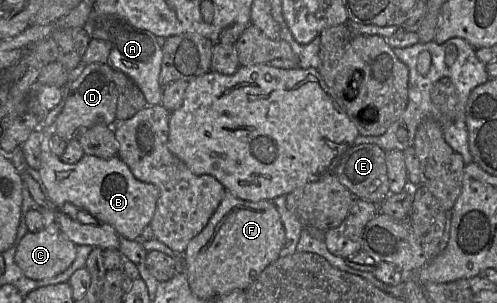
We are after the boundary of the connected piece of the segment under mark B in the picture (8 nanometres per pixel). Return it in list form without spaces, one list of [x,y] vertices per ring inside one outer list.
[[[55,125],[40,129],[43,132],[40,187],[48,198],[57,205],[70,204],[85,210],[97,220],[111,225],[120,236],[140,241],[143,229],[149,225],[156,210],[158,188],[137,180],[128,165],[118,156],[103,159],[85,154],[76,163],[64,163],[50,148],[51,137],[56,133]]]

